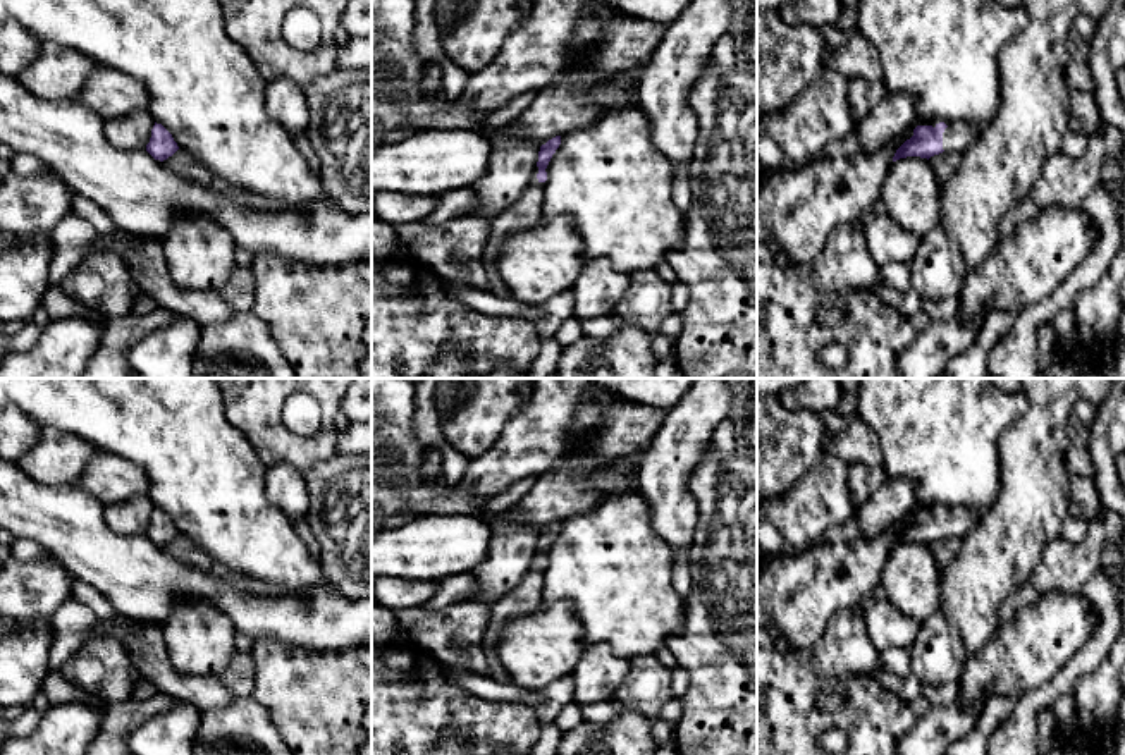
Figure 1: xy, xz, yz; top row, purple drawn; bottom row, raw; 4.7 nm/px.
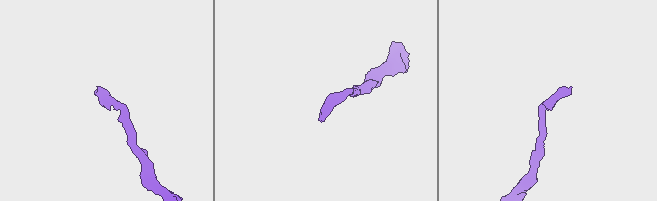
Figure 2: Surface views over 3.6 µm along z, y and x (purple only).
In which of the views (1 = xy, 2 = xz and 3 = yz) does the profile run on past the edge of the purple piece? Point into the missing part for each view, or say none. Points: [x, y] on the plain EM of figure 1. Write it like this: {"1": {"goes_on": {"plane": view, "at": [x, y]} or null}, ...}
{"1": {"goes_on": null}, "2": {"goes_on": {"plane": "xz", "at": [525, 597]}}, "3": {"goes_on": {"plane": "yz", "at": [959, 521]}}}

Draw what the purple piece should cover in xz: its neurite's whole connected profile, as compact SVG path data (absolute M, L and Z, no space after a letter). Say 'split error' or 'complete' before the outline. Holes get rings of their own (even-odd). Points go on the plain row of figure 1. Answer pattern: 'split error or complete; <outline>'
split error; M561 521L549 525L540 531L537 557L532 561L528 573L521 583L495 602L490 614L490 623L483 633L483 654L490 666L490 678L501 684L509 683L507 671L501 666L495 647L504 626L518 617L533 612L540 605L544 586L544 568L547 566L547 550L561 530Z

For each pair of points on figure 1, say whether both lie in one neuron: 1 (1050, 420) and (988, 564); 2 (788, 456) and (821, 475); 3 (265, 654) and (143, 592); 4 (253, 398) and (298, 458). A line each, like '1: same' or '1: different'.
1: same
2: different
3: different
4: same

